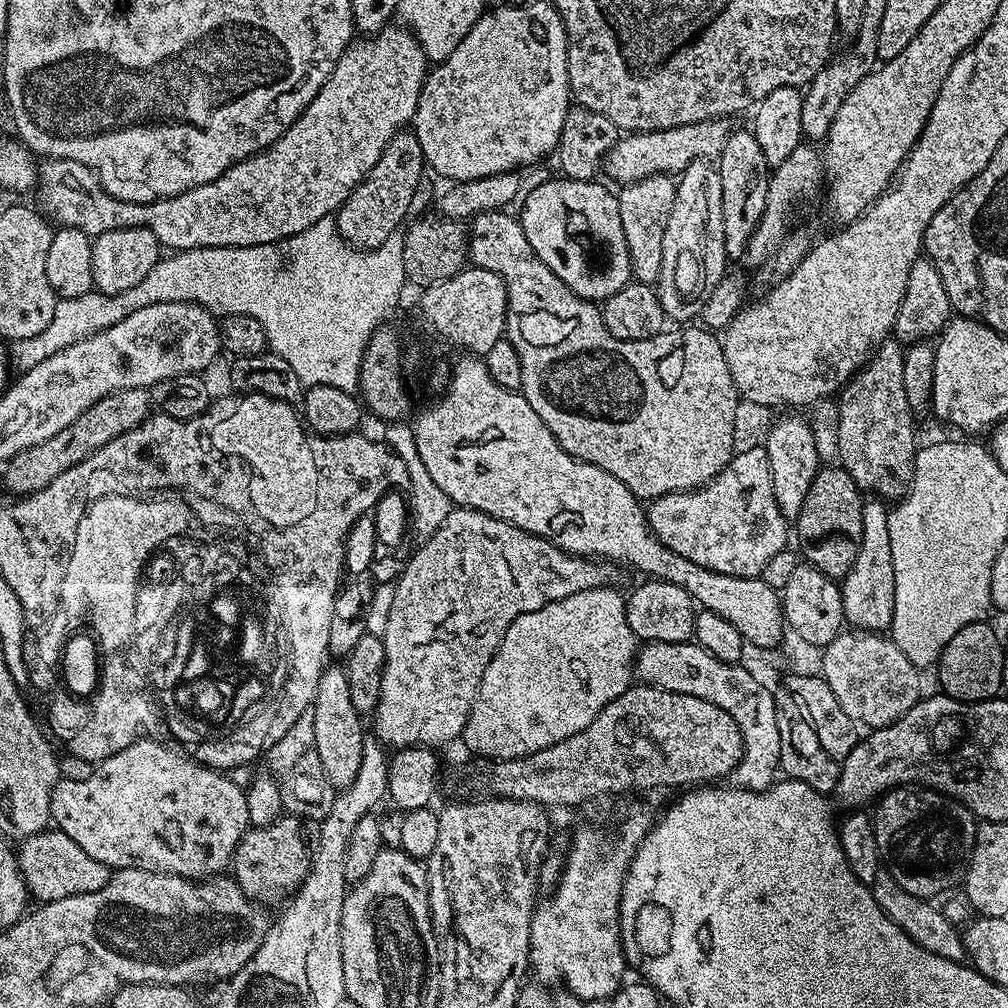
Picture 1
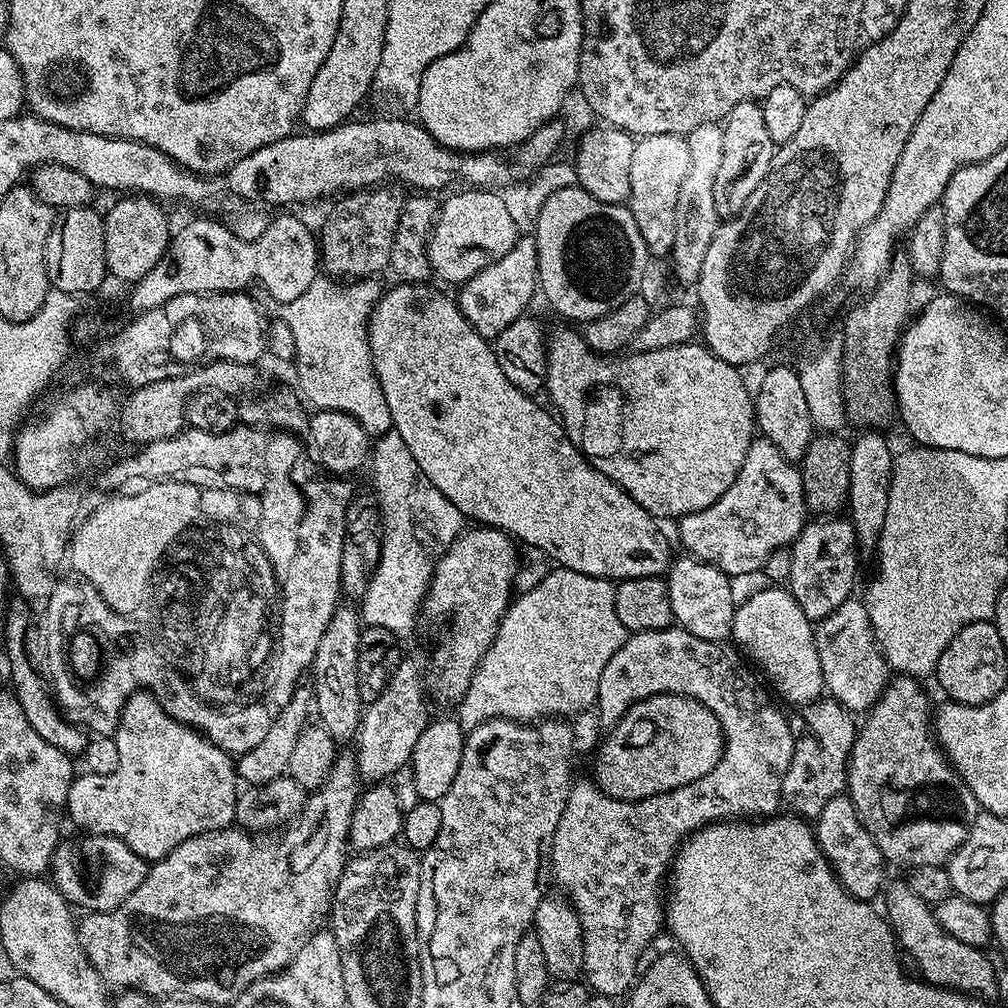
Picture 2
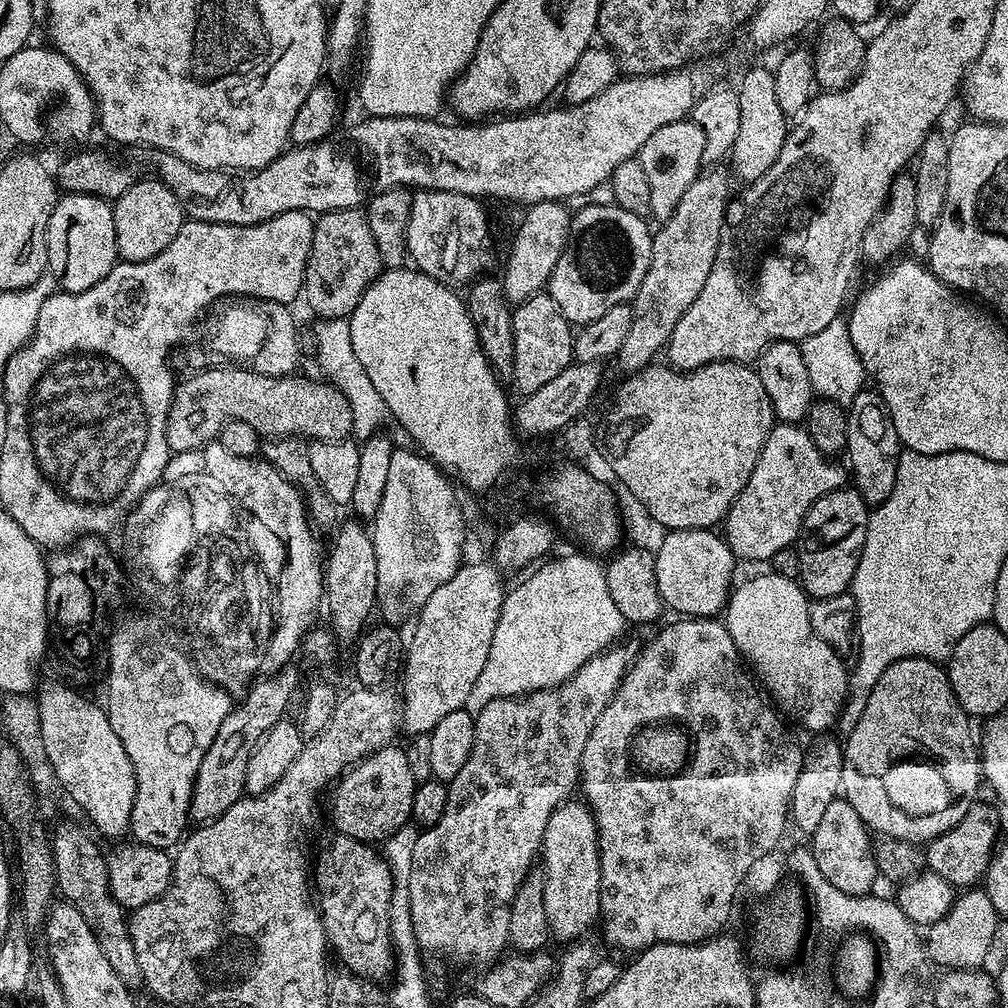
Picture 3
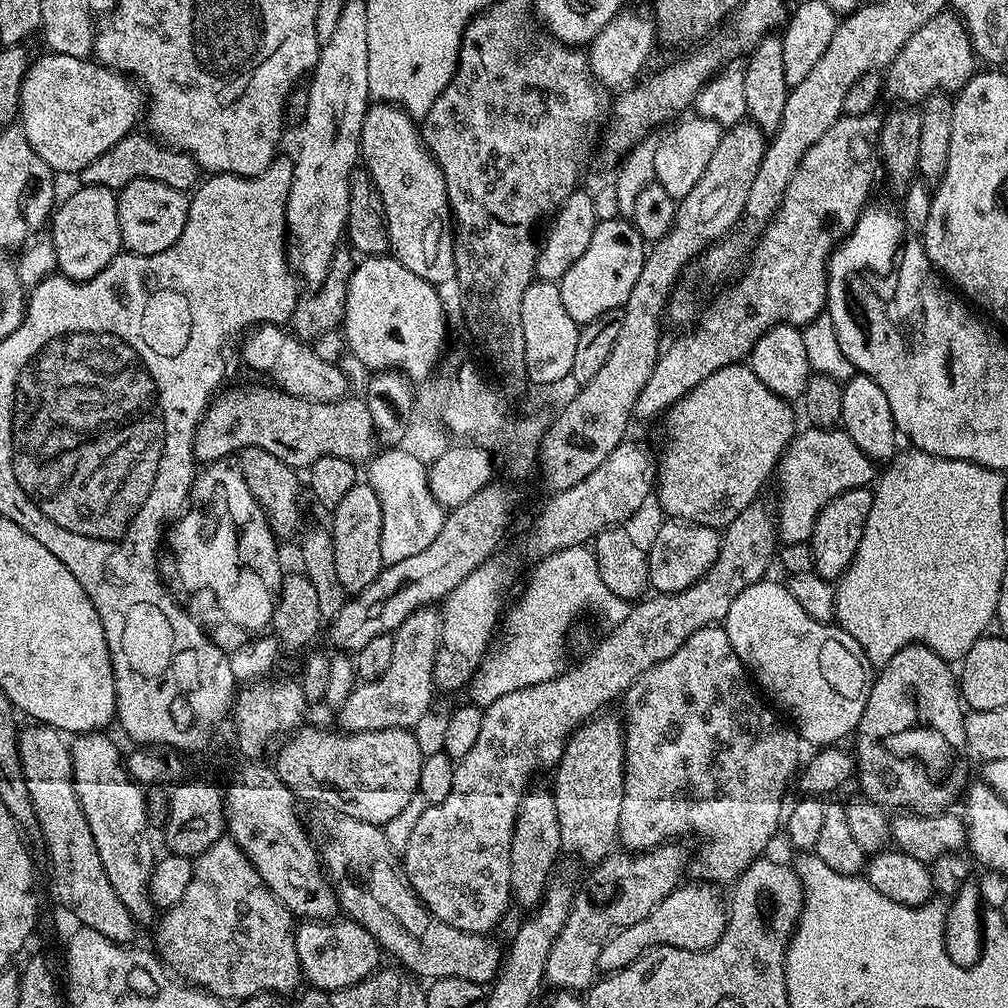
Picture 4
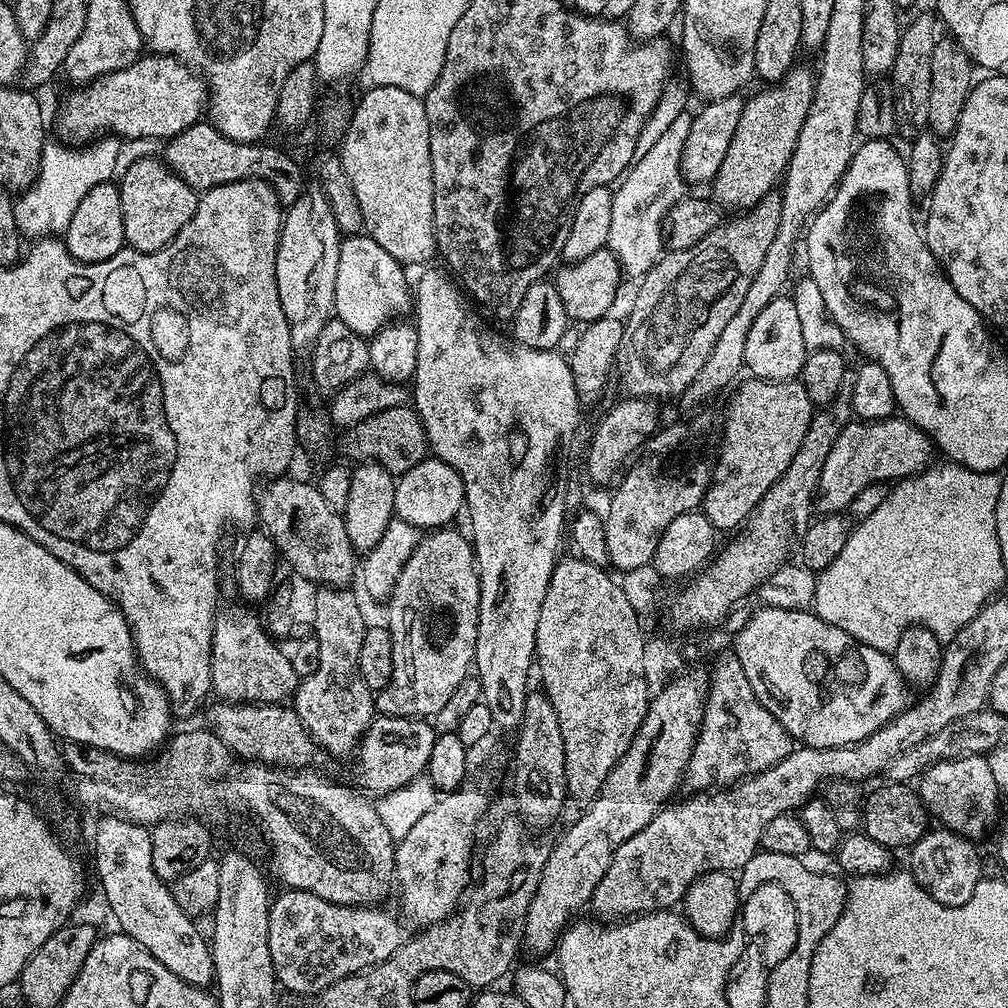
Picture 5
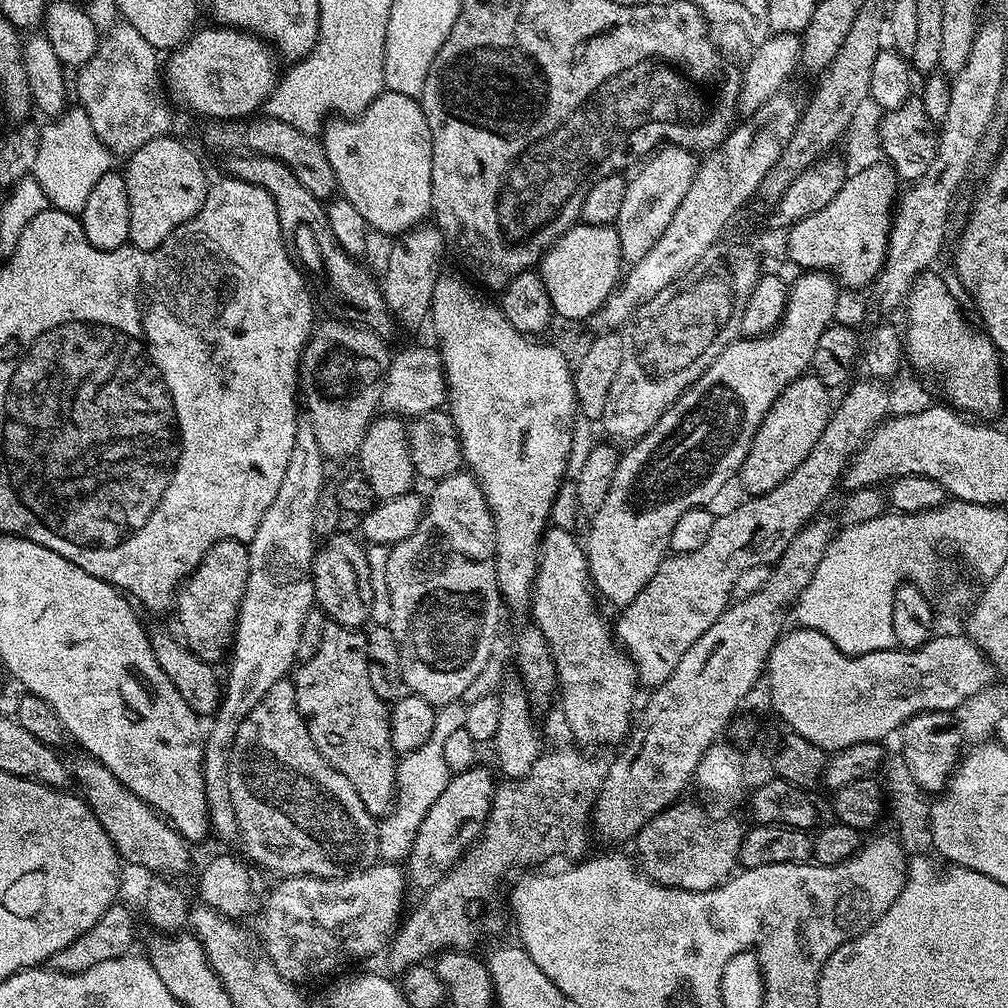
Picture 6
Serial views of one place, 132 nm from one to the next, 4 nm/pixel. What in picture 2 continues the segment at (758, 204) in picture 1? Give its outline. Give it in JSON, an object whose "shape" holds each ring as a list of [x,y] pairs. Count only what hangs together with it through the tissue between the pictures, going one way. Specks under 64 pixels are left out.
{"shape":[[[754,100],[738,102],[731,114],[724,117],[722,127],[722,162],[718,165],[718,178],[714,178],[714,210],[721,221],[726,221],[739,214],[746,206],[746,198],[766,178],[777,145],[772,143],[766,131],[766,118],[762,118],[760,104]]]}

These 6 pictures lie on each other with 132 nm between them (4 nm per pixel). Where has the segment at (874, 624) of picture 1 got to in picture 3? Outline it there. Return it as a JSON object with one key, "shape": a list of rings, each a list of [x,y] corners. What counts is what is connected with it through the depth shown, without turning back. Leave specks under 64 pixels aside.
{"shape":[[[863,390],[858,393],[847,409],[846,457],[848,456],[848,460],[846,459],[846,464],[850,469],[851,483],[860,491],[868,505],[875,506],[886,502],[886,498],[890,498],[890,490],[894,490],[902,445],[898,438],[898,430],[894,430],[894,422],[884,406],[884,400],[880,397],[879,391],[871,391]]]}

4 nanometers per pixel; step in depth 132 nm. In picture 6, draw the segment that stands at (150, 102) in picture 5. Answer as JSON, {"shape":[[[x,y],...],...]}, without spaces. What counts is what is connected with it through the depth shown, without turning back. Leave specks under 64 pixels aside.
{"shape":[[[223,26],[201,27],[180,45],[171,49],[168,65],[162,68],[162,84],[168,87],[168,92],[180,104],[185,104],[192,112],[197,112],[204,118],[218,120],[238,120],[259,113],[264,107],[264,101],[276,86],[278,71],[272,61],[274,52],[265,41],[250,32],[241,32],[239,28]]]}

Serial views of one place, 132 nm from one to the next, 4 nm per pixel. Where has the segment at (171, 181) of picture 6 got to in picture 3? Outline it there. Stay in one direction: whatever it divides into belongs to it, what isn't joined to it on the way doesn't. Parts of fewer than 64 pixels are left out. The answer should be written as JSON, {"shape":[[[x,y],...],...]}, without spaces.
{"shape":[[[155,178],[137,179],[136,183],[112,204],[114,214],[114,234],[116,235],[116,255],[121,261],[141,264],[166,250],[178,234],[186,219],[184,208],[174,198],[174,194],[161,180]]]}

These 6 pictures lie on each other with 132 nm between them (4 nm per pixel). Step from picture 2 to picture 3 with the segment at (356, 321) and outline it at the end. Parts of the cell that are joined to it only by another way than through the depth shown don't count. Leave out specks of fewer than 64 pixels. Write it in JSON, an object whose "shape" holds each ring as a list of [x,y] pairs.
{"shape":[[[321,319],[316,328],[316,356],[320,359],[320,368],[327,379],[336,385],[346,402],[350,402],[352,411],[352,436],[363,442],[377,435],[384,423],[391,419],[386,402],[382,402],[382,394],[374,390],[374,382],[366,378],[366,370],[358,362],[354,354],[354,342],[350,342],[350,326],[347,319]]]}

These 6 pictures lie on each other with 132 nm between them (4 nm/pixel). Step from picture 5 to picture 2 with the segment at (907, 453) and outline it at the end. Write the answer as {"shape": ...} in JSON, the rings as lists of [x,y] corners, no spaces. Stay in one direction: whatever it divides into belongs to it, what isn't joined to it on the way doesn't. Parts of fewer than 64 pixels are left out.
{"shape":[[[763,438],[753,439],[750,450],[746,450],[746,462],[738,470],[738,478],[706,510],[679,517],[680,544],[685,553],[697,560],[718,566],[729,578],[759,573],[766,558],[774,550],[786,548],[800,535],[806,523],[804,487],[799,467],[788,460],[774,446],[774,442]]]}

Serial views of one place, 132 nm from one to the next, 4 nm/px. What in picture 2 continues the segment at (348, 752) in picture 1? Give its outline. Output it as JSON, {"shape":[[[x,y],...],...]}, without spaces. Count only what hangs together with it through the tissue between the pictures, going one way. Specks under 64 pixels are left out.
{"shape":[[[337,607],[326,626],[326,634],[322,634],[322,642],[318,642],[310,669],[315,715],[320,715],[319,723],[337,742],[351,741],[360,731],[362,705],[358,694],[358,642],[361,627],[360,614],[355,607]]]}

